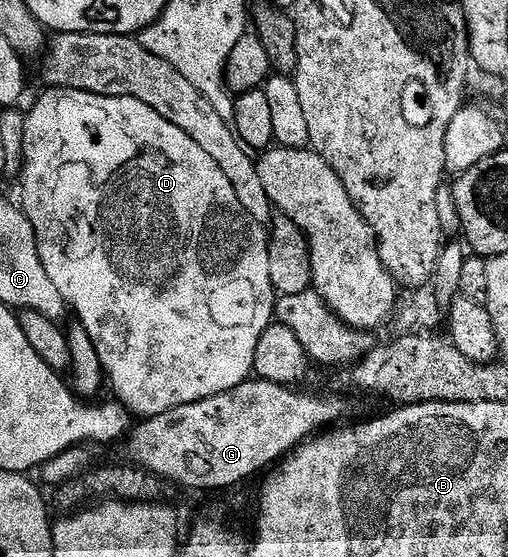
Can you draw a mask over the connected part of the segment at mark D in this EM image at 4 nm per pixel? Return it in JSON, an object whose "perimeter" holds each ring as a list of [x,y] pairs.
{"perimeter":[[[51,86],[46,89],[48,92],[36,102],[25,116],[25,138],[23,139],[23,170],[21,173],[21,181],[23,180],[23,200],[21,199],[21,207],[23,212],[29,218],[29,222],[35,227],[35,244],[39,248],[39,257],[45,266],[45,274],[49,274],[49,278],[53,281],[53,286],[57,286],[61,298],[67,303],[68,309],[75,312],[74,319],[82,324],[83,328],[89,334],[89,338],[93,342],[93,346],[97,350],[97,358],[101,358],[101,366],[103,367],[106,379],[109,381],[109,388],[115,391],[114,399],[122,404],[132,417],[150,418],[152,416],[160,416],[169,410],[173,410],[177,406],[185,406],[193,402],[201,402],[205,398],[213,398],[217,394],[225,394],[229,390],[233,390],[237,386],[241,386],[246,380],[252,379],[254,368],[254,355],[257,352],[258,340],[265,330],[273,323],[275,314],[275,302],[277,293],[273,282],[269,282],[269,250],[267,249],[268,233],[265,231],[264,225],[258,220],[253,219],[245,210],[245,206],[241,206],[240,200],[237,198],[233,186],[229,183],[229,178],[225,178],[221,166],[217,166],[217,162],[213,162],[213,158],[209,158],[209,154],[205,154],[205,150],[201,150],[201,146],[197,146],[197,142],[193,142],[193,138],[189,138],[189,134],[185,134],[185,130],[177,130],[177,126],[173,126],[173,122],[165,122],[165,118],[161,118],[161,114],[157,114],[157,110],[149,110],[149,106],[145,106],[145,102],[137,102],[137,98],[121,98],[120,96],[102,96],[101,94],[93,94],[85,90],[73,90],[72,88],[61,88]]]}

